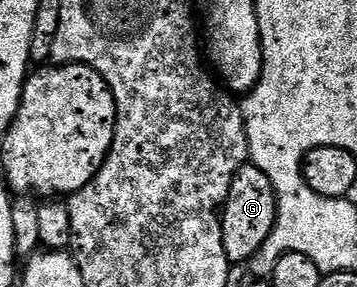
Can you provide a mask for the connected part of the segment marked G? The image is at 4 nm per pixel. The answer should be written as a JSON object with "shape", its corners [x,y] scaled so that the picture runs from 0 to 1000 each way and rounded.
{"shape":[[[689,571],[669,582],[616,753],[625,864],[644,916],[695,916],[697,902],[731,868],[731,854],[754,833],[754,812],[776,777],[776,686],[759,627],[748,627],[748,613],[737,613],[737,599],[725,599],[720,578]]]}

